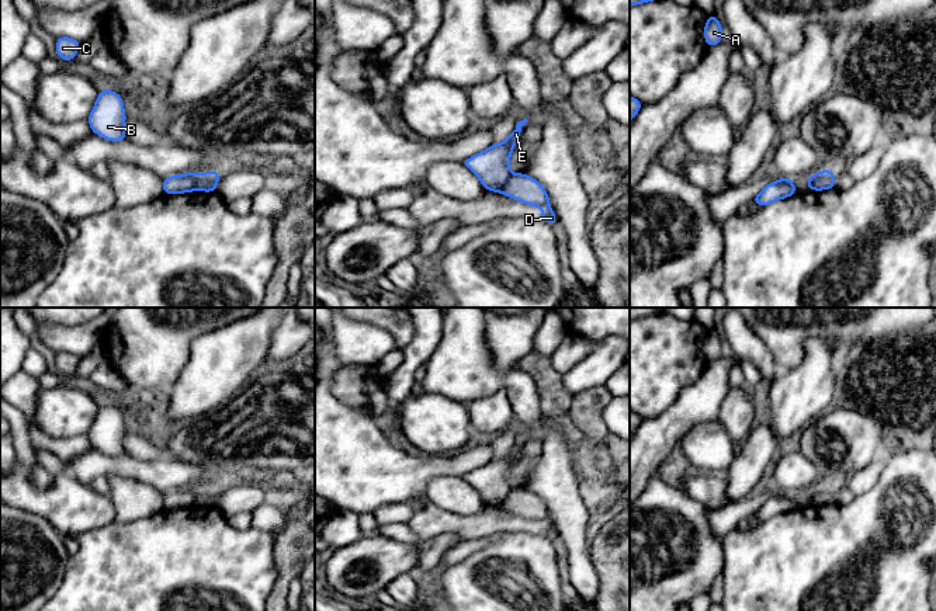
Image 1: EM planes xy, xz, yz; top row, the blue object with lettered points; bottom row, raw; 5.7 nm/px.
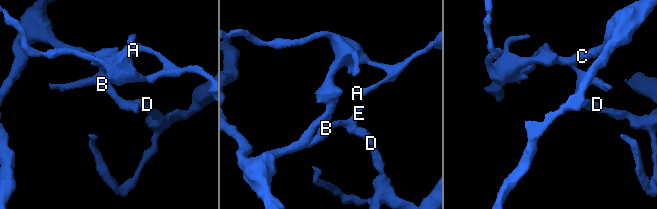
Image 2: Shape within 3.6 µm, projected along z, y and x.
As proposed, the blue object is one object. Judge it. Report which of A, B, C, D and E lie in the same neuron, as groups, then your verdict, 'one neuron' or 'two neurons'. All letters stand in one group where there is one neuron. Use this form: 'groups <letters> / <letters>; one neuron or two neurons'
groups A B C E / D; two neurons

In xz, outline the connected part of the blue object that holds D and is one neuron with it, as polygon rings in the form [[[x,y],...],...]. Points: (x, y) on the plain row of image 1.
[[[512,487],[500,507],[523,518],[541,521],[542,527],[540,532],[547,538],[552,539],[558,537],[554,525],[550,521],[547,506],[535,493],[524,487]]]

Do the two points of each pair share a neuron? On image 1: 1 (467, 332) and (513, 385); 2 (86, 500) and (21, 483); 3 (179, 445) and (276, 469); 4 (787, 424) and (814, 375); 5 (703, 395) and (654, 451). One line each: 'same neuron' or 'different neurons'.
1: same neuron
2: same neuron
3: same neuron
4: same neuron
5: same neuron

